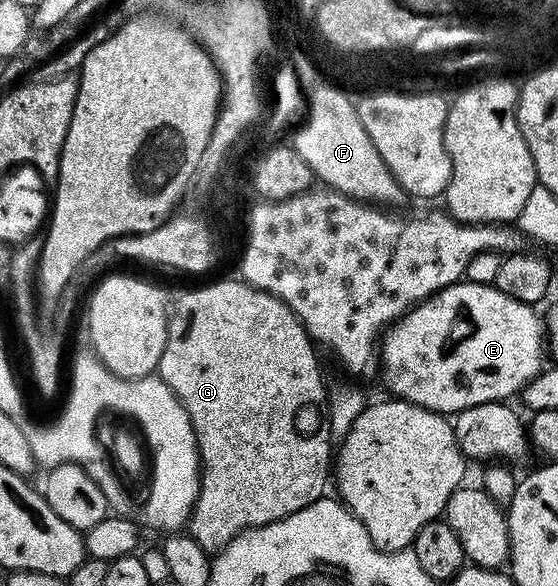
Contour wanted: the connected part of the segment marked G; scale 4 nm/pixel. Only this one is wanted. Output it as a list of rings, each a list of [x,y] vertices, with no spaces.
[[[211,282],[208,286],[199,286],[179,299],[174,299],[173,309],[167,323],[167,343],[157,367],[158,377],[181,400],[185,412],[189,412],[191,427],[195,433],[195,443],[199,449],[199,495],[191,510],[189,533],[208,552],[218,552],[231,539],[237,537],[243,530],[253,530],[270,522],[279,522],[285,516],[293,516],[293,512],[301,512],[301,508],[311,506],[318,498],[328,493],[329,475],[333,470],[333,439],[331,426],[327,422],[326,404],[329,397],[328,387],[323,387],[323,374],[319,371],[319,358],[315,355],[316,343],[307,335],[307,329],[299,323],[299,317],[290,310],[279,298],[274,298],[269,292],[259,290],[248,282]]]

